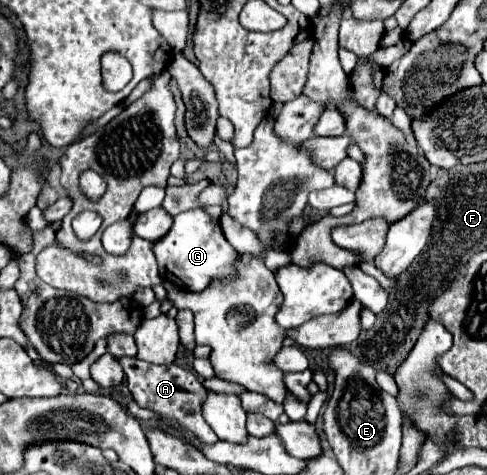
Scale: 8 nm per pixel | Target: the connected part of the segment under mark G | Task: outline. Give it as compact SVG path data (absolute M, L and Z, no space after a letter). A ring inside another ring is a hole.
M189 210L175 216L171 234L163 242L155 242L155 256L161 268L161 276L187 292L203 292L211 280L231 278L231 266L235 264L237 250L225 240L219 220L211 218L205 210Z

